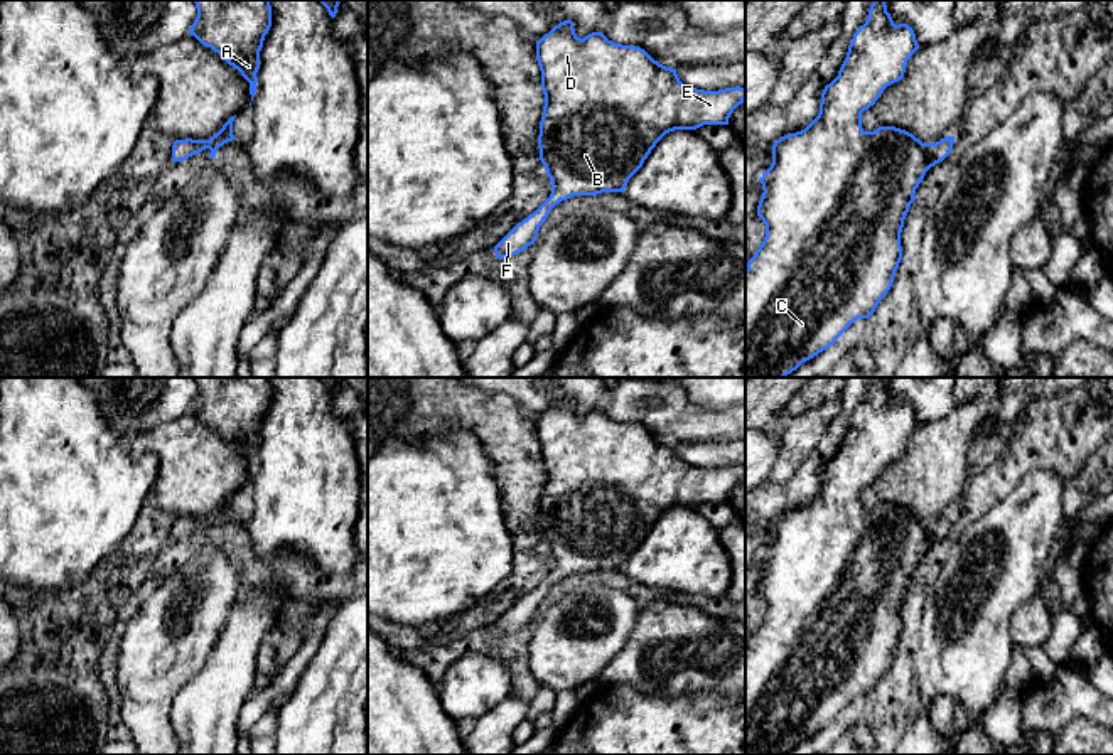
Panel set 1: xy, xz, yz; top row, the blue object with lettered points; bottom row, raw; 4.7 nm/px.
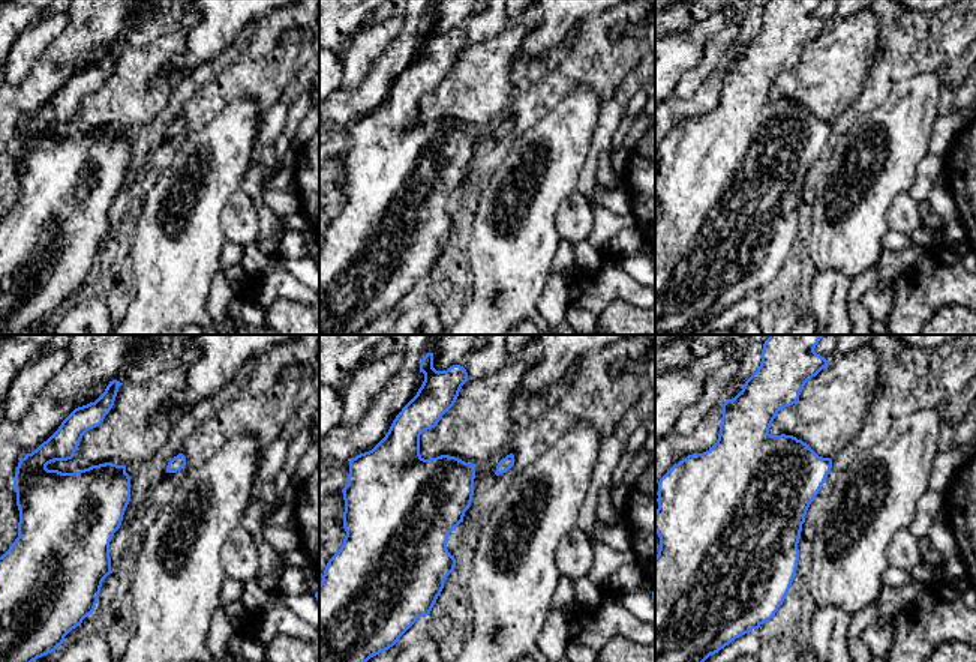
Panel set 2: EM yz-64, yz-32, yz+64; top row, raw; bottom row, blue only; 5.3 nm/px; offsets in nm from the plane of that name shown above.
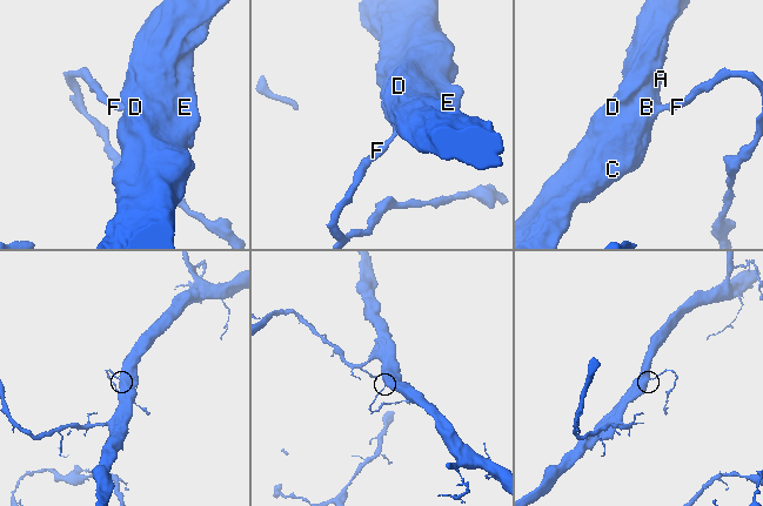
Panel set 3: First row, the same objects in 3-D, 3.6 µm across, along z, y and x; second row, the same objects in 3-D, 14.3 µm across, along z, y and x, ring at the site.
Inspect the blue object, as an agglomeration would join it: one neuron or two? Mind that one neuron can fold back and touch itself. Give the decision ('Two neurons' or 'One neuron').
One neuron

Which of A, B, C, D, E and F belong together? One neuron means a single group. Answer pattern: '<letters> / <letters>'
A B C D E F

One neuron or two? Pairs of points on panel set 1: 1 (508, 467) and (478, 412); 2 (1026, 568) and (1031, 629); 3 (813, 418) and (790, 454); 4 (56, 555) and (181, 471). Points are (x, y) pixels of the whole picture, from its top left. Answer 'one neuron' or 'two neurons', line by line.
1: one neuron
2: two neurons
3: one neuron
4: two neurons

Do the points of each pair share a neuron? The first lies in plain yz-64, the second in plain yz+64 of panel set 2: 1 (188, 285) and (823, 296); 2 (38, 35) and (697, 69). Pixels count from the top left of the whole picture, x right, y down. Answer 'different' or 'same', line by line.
1: different
2: same

